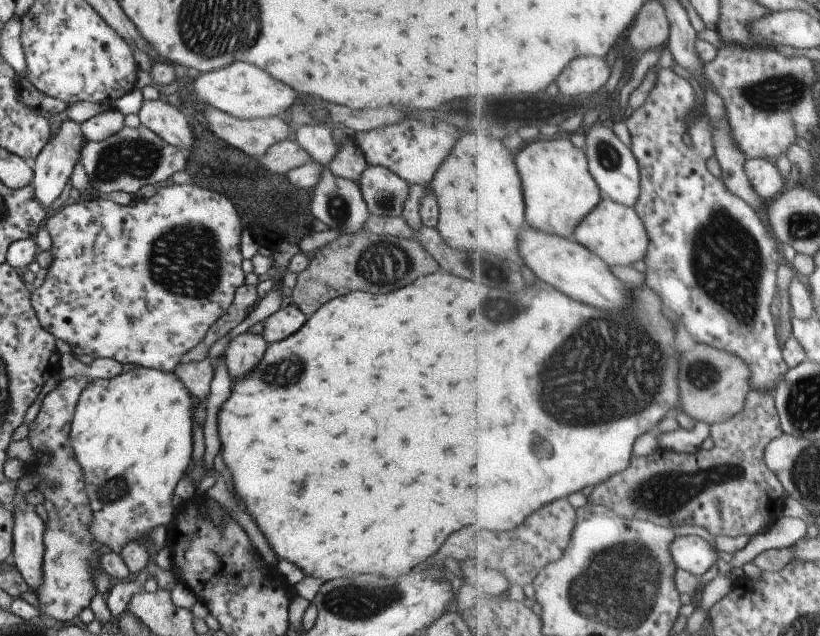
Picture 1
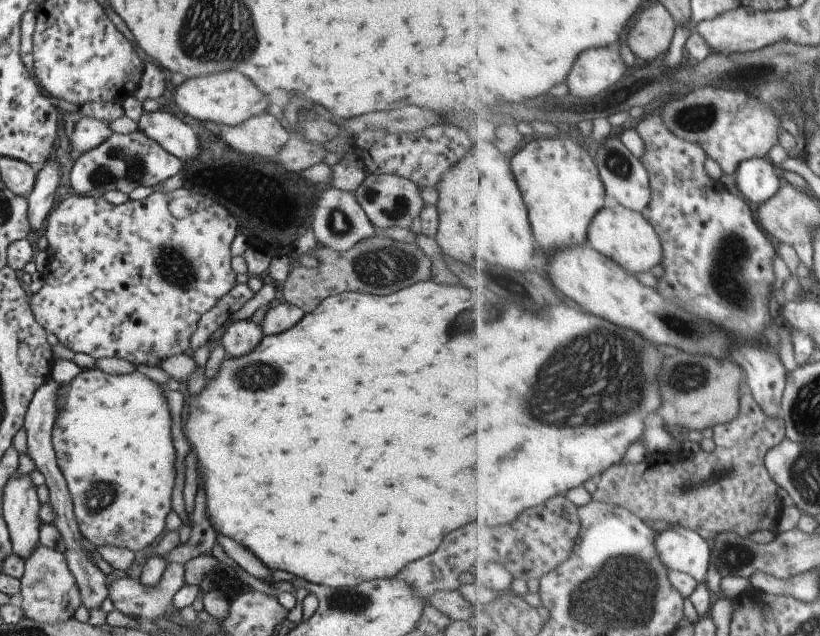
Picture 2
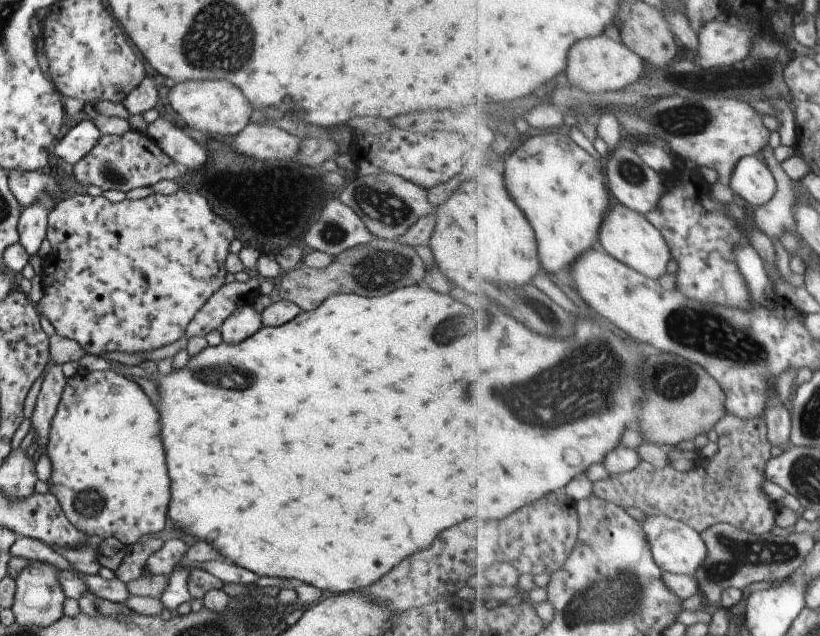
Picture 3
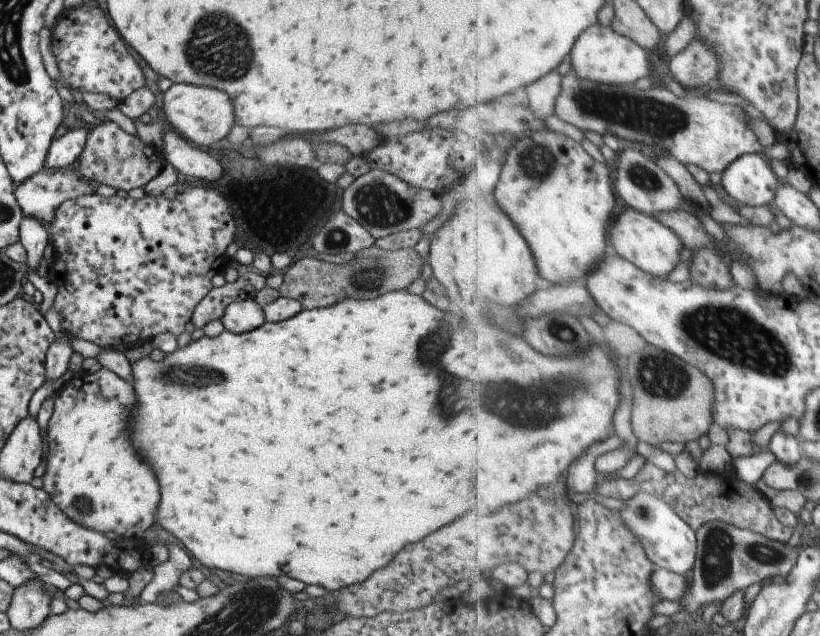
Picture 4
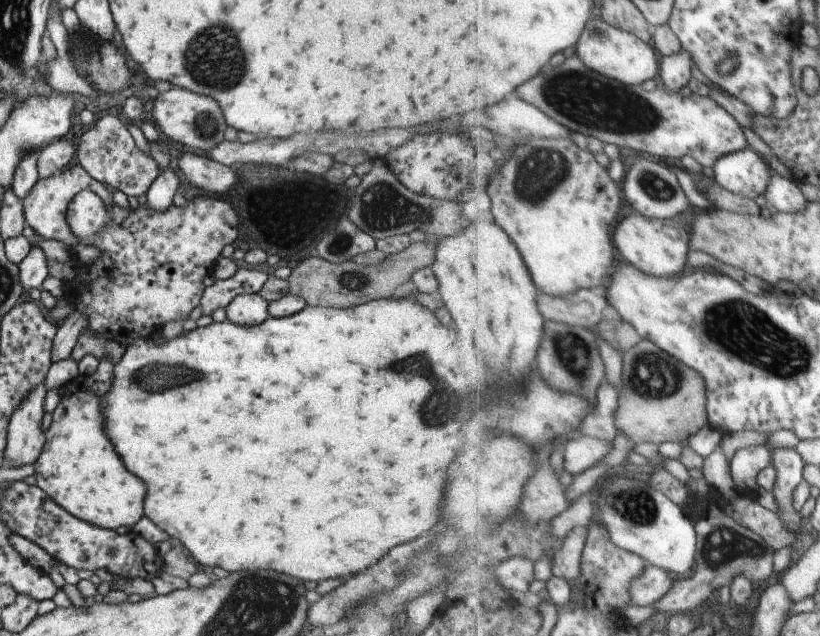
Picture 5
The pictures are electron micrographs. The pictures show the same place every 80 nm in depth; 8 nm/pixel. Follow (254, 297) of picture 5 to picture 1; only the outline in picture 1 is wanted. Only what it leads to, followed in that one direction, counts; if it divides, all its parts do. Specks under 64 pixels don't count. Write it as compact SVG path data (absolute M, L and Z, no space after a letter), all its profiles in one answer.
M248 332L229 342L224 351L224 361L230 382L249 375L263 358L266 349L267 344L261 336L253 336Z

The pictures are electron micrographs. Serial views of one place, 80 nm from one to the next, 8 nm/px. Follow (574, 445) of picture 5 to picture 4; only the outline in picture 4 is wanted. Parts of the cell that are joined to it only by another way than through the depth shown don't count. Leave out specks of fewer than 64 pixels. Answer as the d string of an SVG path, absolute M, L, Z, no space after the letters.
M613 434L604 443L592 447L586 451L586 456L575 461L569 469L567 485L579 494L589 494L595 491L598 470L596 460L606 452L623 447L623 440L619 435Z

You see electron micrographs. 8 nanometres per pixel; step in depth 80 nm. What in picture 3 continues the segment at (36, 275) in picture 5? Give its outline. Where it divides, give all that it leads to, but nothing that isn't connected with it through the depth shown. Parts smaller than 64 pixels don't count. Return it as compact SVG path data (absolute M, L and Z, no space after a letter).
M35 199L35 202L28 204L21 211L16 226L18 243L21 244L28 255L36 254L39 244L45 236L48 212L48 202L43 199Z

